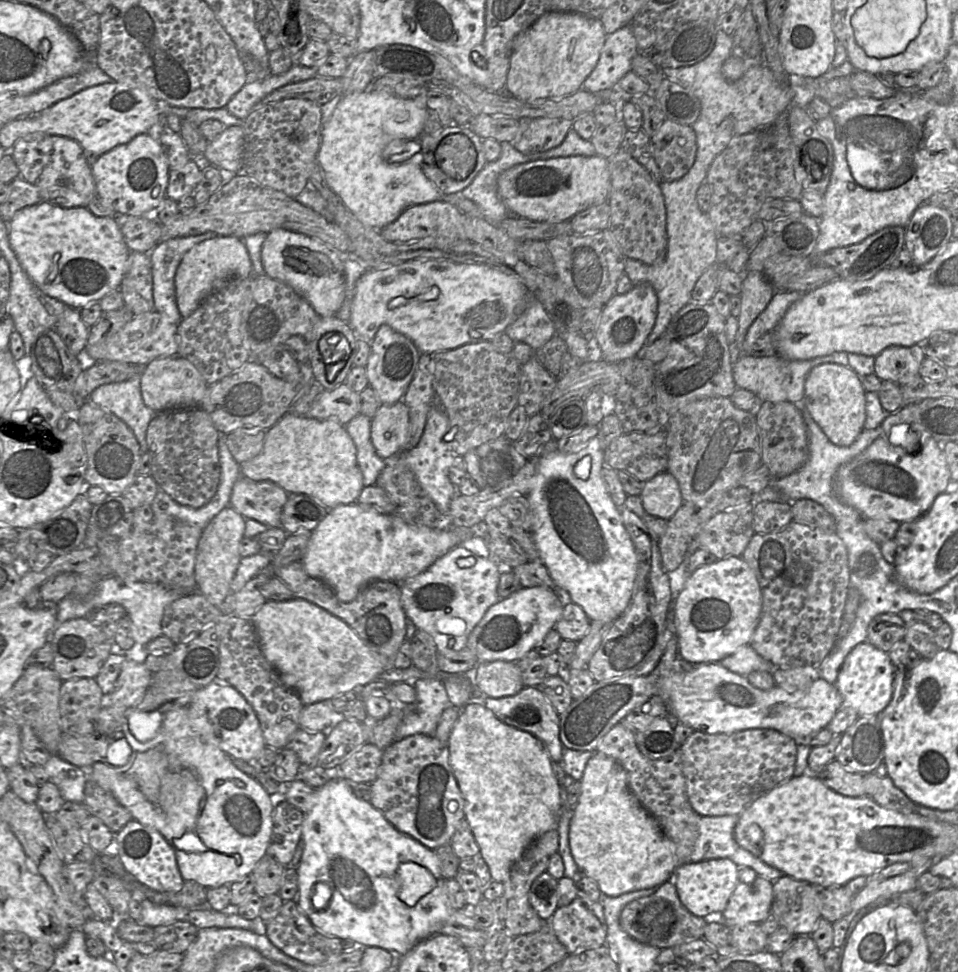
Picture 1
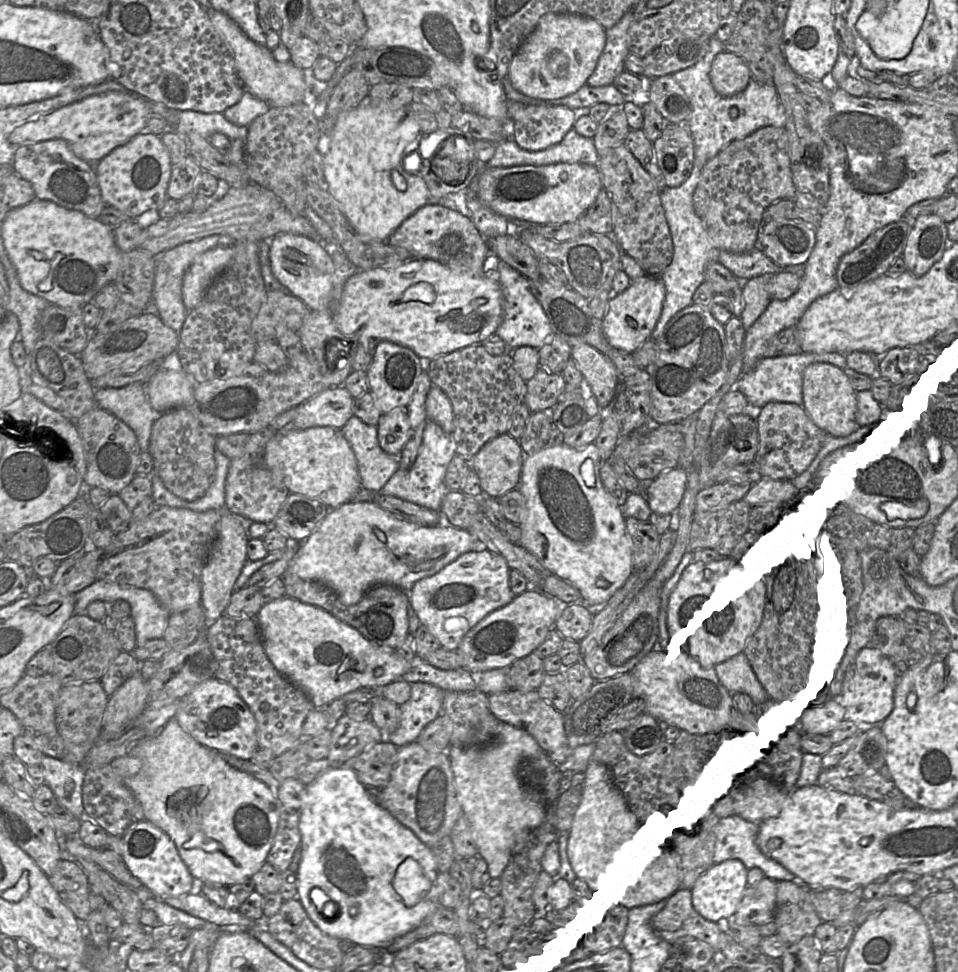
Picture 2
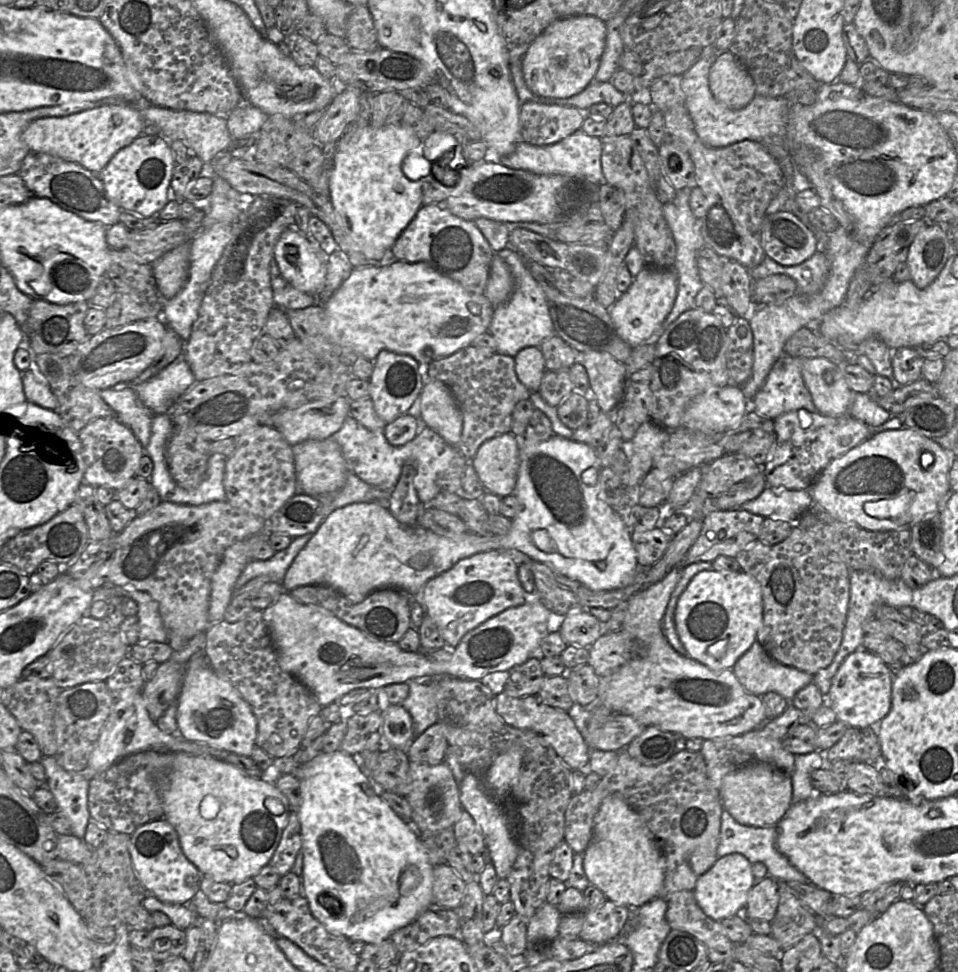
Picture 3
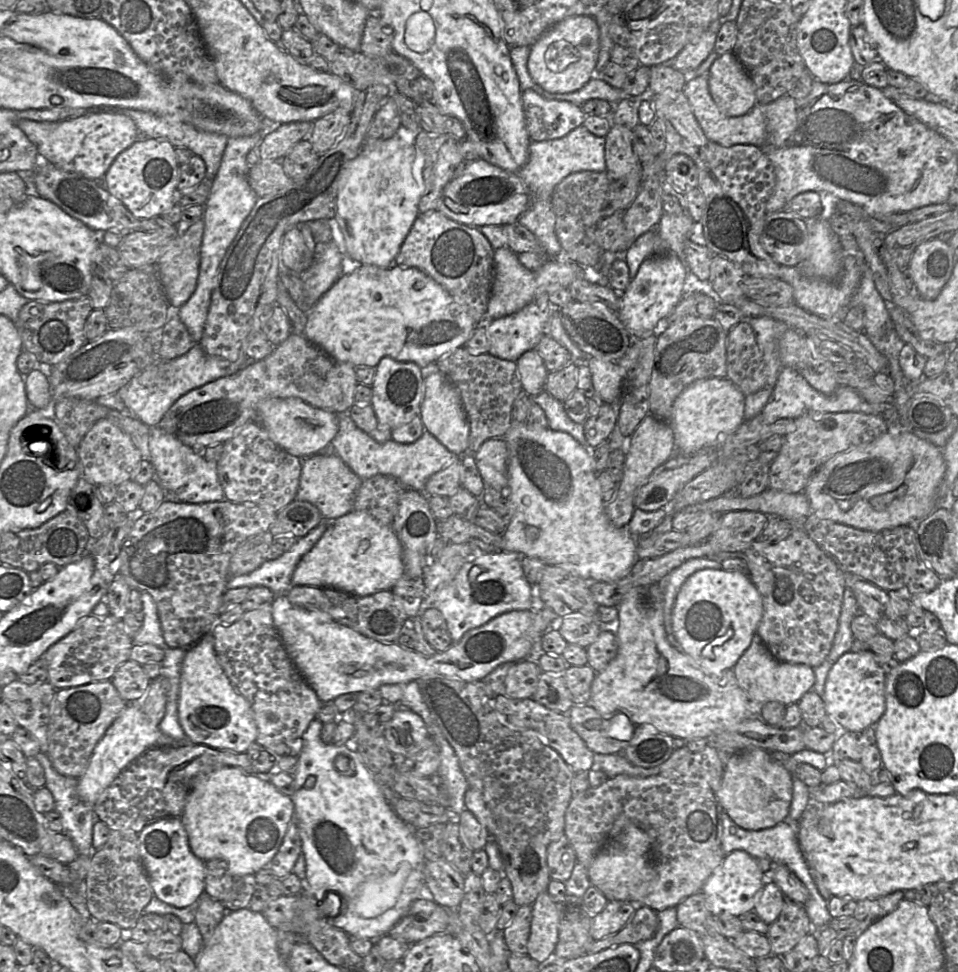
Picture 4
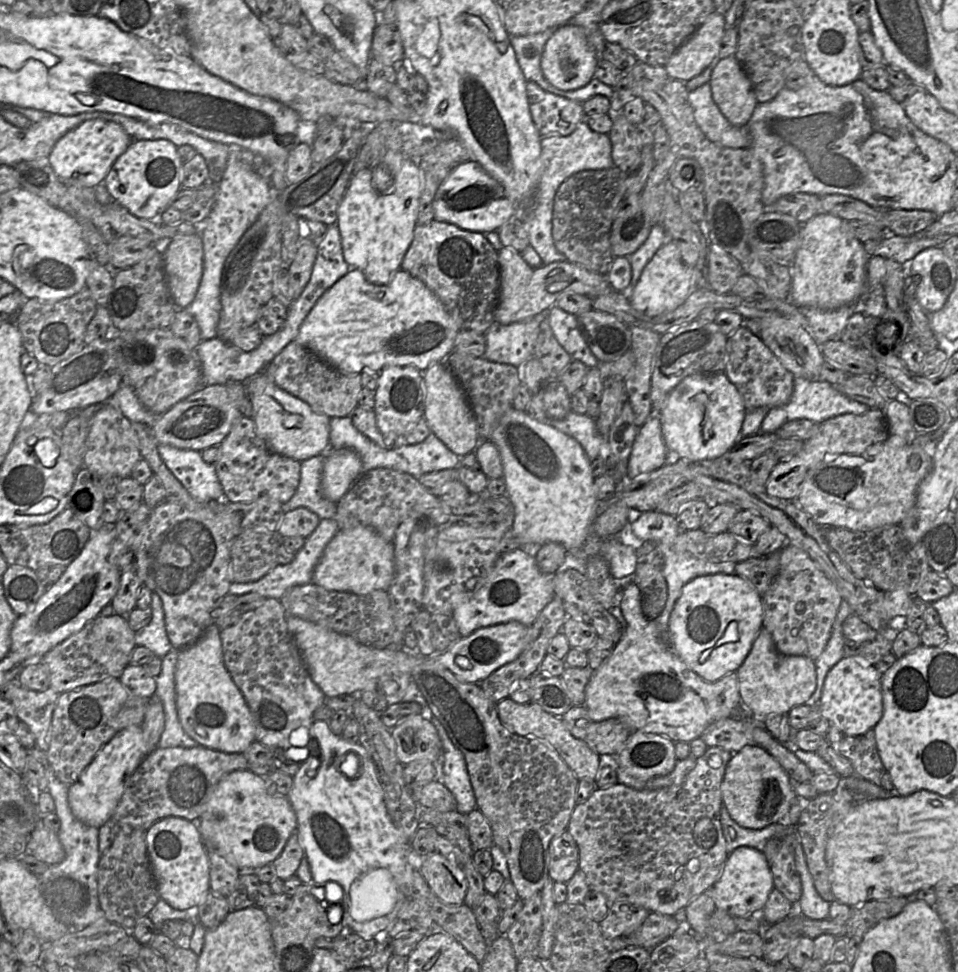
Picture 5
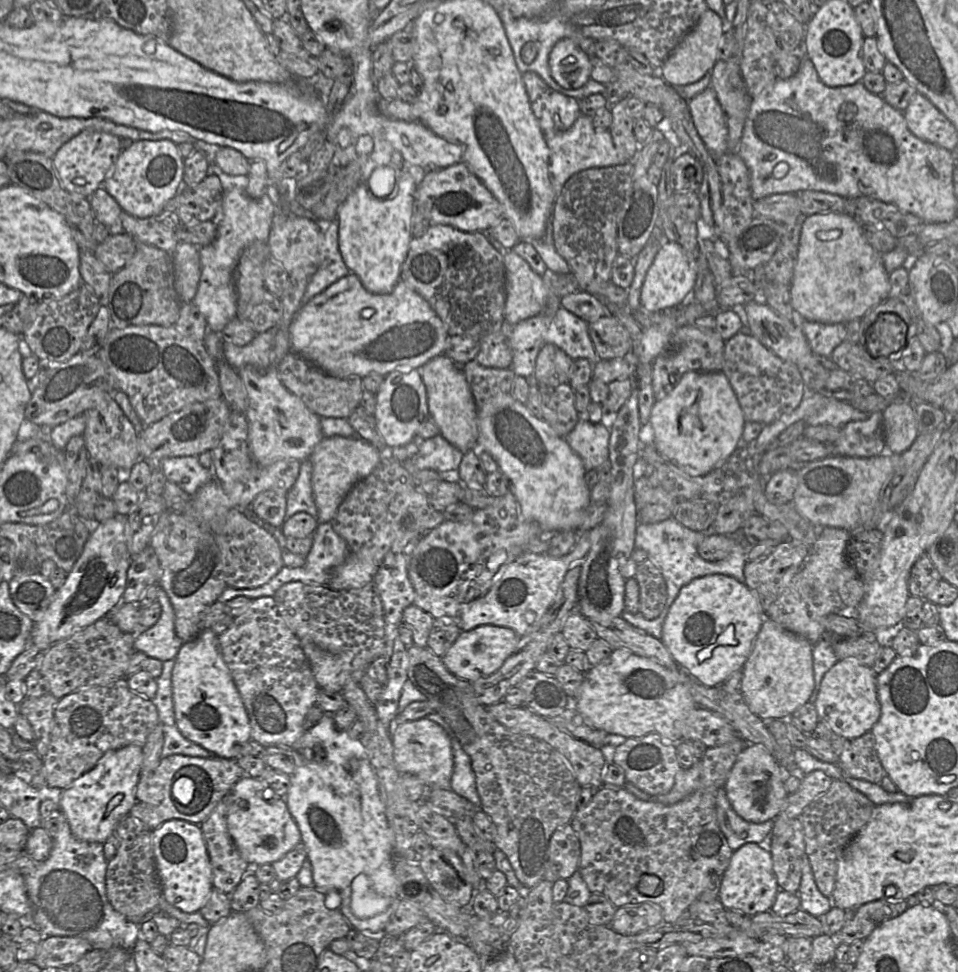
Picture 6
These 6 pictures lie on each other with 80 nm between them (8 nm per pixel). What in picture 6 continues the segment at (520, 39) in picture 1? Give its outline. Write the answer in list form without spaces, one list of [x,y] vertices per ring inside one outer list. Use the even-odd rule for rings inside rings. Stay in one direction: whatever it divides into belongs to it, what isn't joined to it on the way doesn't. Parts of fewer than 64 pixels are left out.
[[[570,38],[554,45],[548,63],[551,76],[565,89],[578,89],[591,78],[589,56]]]

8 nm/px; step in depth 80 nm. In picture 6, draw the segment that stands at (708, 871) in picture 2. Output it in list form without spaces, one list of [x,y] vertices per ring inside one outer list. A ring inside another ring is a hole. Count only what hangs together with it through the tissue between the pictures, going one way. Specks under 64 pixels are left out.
[[[746,843],[733,852],[729,865],[721,876],[718,900],[726,910],[754,916],[772,908],[779,890],[771,853],[758,844]]]

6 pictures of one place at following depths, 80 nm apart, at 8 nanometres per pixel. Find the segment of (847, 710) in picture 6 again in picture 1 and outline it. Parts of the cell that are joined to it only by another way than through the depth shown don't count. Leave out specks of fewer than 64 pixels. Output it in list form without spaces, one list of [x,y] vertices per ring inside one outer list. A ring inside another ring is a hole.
[[[864,642],[856,645],[845,658],[835,686],[843,705],[853,708],[859,716],[880,715],[892,700],[895,675],[888,654]]]

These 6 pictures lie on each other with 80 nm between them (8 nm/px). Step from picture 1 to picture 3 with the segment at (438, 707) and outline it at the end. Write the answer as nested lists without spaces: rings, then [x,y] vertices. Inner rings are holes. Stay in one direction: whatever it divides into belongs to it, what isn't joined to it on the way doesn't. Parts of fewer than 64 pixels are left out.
[[[406,681],[409,694],[401,703],[412,717],[413,732],[417,737],[438,720],[437,705],[433,689],[428,682]]]

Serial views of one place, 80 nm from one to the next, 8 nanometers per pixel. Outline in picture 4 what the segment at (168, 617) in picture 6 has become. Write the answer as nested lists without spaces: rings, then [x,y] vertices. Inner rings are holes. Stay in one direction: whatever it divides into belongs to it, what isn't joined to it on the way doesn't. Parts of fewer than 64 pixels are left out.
[[[141,592],[140,598],[143,604],[144,621],[142,627],[133,638],[134,645],[149,643],[164,650],[169,648],[163,637],[156,602],[147,592]]]

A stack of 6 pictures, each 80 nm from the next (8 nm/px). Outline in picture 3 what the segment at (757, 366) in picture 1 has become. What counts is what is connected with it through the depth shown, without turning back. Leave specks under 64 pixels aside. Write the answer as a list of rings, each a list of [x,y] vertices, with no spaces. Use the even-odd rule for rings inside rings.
[[[782,355],[775,362],[765,383],[748,404],[747,413],[754,411],[763,418],[774,420],[799,409],[818,412],[805,385],[800,359]]]

